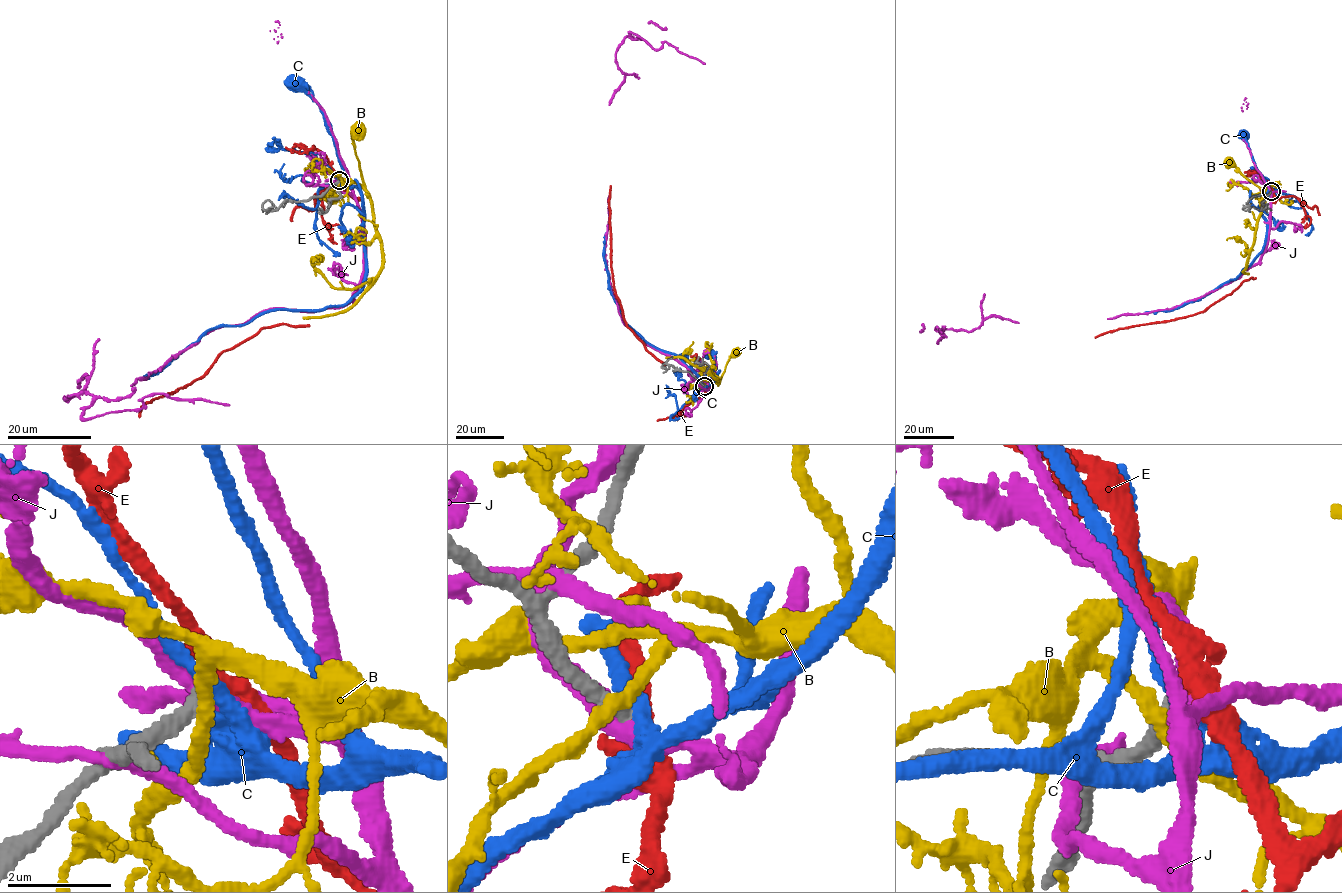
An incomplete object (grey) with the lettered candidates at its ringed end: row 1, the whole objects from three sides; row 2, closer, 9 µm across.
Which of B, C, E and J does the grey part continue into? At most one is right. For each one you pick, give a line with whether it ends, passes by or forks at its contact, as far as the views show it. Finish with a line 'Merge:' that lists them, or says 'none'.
E: it passes by
Merge: E

